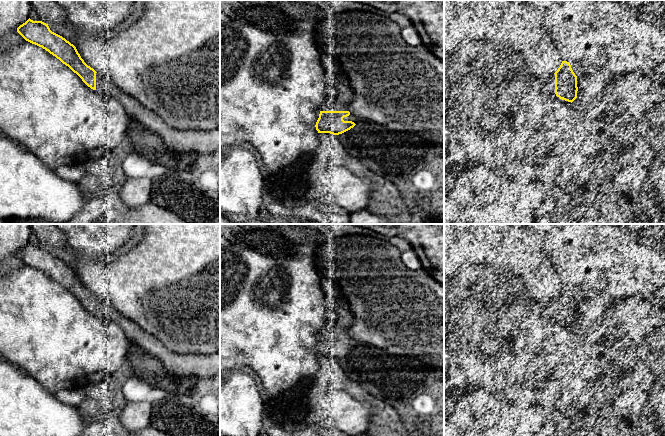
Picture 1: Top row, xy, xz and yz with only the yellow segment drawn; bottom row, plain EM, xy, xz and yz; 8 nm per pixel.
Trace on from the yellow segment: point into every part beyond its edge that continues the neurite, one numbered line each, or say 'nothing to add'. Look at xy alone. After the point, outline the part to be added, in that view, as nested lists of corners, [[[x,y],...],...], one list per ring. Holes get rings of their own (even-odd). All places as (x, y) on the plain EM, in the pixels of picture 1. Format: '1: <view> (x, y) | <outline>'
1: xy (203, 368) | [[[99,296],[96,297],[96,315],[119,325],[129,341],[160,361],[165,369],[177,378],[192,377],[197,383],[216,383],[220,379],[220,351],[210,355],[171,351],[138,324],[117,311],[110,301]]]

